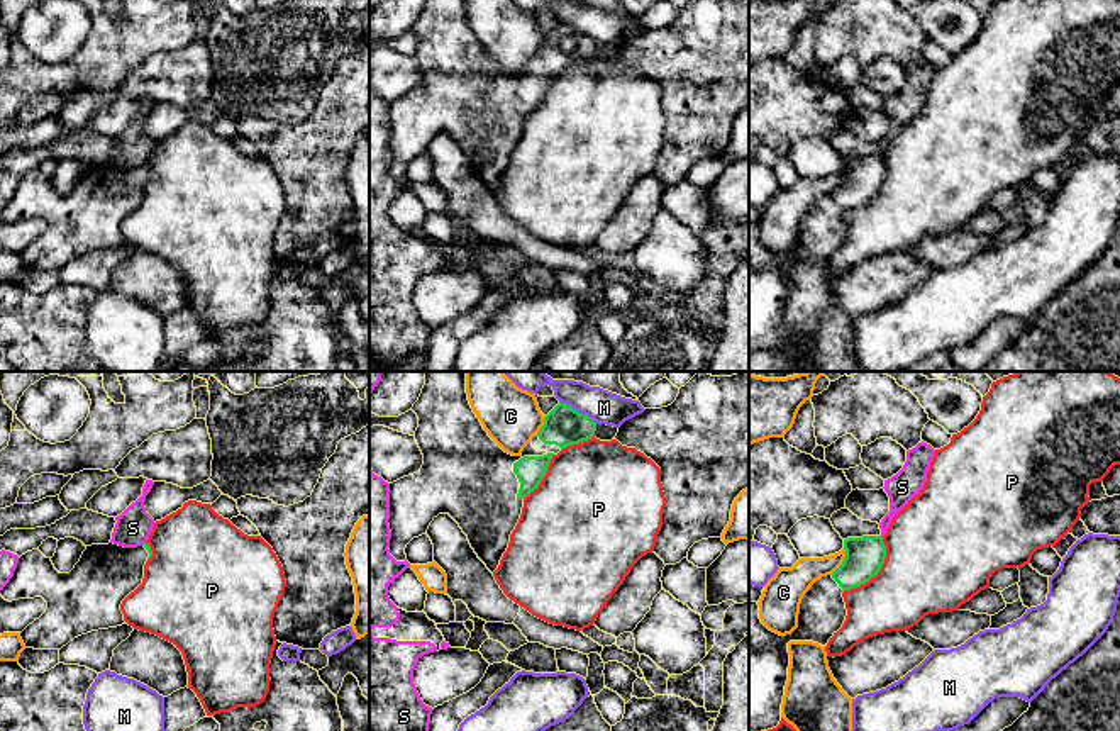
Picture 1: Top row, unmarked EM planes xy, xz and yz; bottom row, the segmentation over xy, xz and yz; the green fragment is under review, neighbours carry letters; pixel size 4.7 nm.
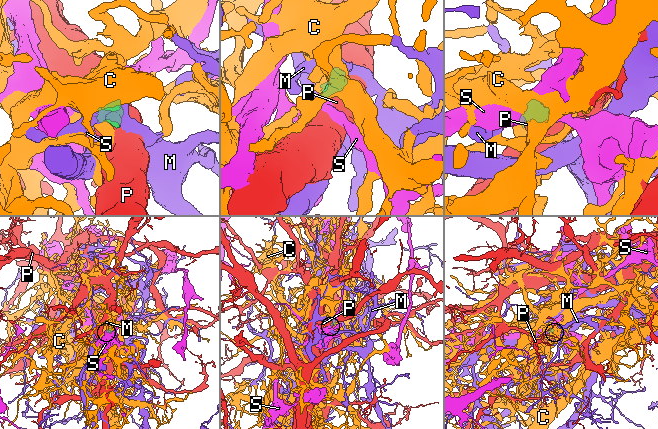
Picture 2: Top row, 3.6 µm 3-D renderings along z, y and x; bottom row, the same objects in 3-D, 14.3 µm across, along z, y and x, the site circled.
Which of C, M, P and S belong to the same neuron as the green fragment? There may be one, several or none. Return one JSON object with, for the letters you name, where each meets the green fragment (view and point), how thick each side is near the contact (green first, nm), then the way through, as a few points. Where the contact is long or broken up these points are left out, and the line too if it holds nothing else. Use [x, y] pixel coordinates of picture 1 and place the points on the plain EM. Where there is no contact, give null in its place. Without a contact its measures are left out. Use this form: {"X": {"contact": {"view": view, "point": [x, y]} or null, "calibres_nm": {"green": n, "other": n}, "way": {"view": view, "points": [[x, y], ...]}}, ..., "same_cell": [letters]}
{"same_cell": []}

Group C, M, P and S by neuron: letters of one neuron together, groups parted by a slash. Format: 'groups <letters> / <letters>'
groups C / M / P / S

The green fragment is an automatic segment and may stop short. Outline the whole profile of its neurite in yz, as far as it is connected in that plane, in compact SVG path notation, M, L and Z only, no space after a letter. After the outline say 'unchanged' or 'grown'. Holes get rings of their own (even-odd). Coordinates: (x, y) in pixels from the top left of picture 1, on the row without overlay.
M862 156L844 159L846 178L842 185L827 197L817 200L803 215L798 234L798 248L786 256L769 251L759 239L757 222L749 222L749 354L773 349L781 341L781 324L790 287L790 261L813 261L827 266L829 259L842 248L847 229L842 217L876 197L886 178L881 156Z; grown

